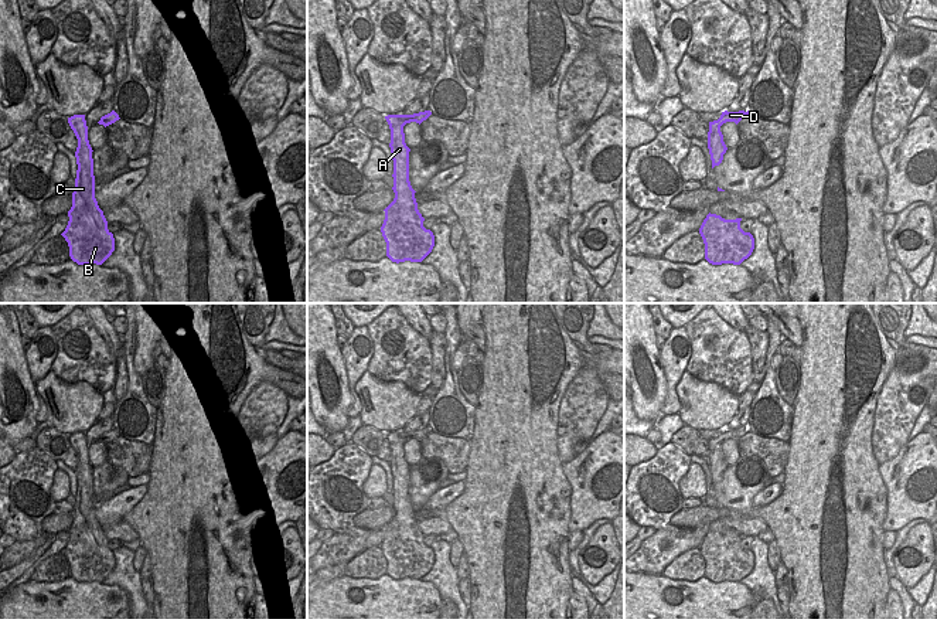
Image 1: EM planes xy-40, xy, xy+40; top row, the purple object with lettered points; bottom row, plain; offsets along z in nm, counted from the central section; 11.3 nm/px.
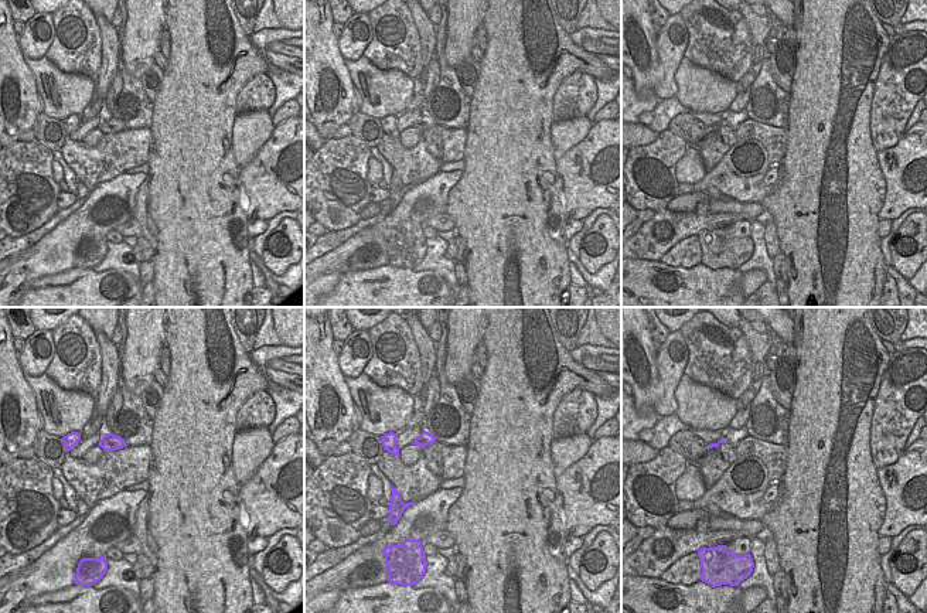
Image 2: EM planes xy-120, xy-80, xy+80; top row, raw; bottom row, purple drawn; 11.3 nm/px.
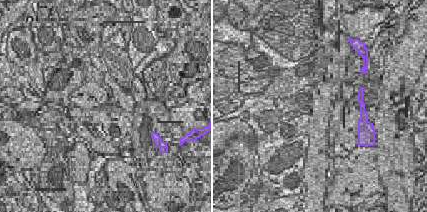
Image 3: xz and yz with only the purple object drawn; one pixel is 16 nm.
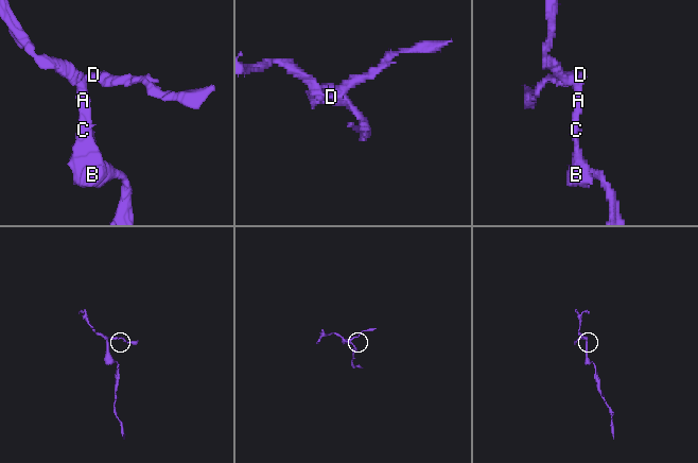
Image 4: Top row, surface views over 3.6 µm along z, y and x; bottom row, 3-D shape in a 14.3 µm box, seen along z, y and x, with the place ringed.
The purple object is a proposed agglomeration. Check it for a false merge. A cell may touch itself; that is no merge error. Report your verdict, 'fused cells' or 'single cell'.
fused cells

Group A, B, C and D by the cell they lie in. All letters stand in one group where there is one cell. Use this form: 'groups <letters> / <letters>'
groups A B C / D

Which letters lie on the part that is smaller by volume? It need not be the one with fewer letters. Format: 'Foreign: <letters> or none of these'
Foreign: D

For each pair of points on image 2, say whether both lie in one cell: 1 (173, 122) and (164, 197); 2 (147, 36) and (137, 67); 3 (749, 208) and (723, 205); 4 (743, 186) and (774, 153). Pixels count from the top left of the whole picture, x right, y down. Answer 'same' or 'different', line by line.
1: same
2: same
3: same
4: different

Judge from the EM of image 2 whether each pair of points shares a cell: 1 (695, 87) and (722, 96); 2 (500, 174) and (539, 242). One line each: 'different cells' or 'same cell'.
1: same cell
2: same cell

